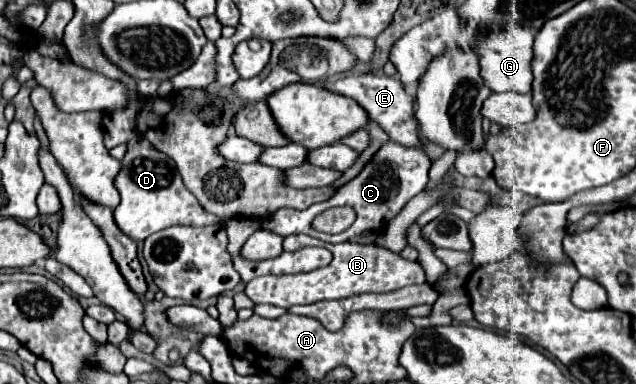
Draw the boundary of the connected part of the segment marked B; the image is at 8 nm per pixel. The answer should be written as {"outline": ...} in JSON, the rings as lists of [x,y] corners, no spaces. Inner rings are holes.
{"outline":[[[292,234],[284,238],[284,248],[288,252],[306,248],[306,246],[322,246],[332,252],[332,262],[324,268],[306,272],[306,274],[292,274],[292,276],[262,276],[254,278],[246,286],[246,296],[254,304],[272,304],[290,308],[294,304],[314,304],[318,300],[336,300],[346,296],[356,296],[362,292],[392,292],[408,284],[422,284],[426,282],[424,270],[418,262],[404,260],[400,254],[394,254],[386,248],[374,246],[374,244],[356,244],[356,242],[344,242],[344,244],[324,244],[312,236],[306,234]]]}

